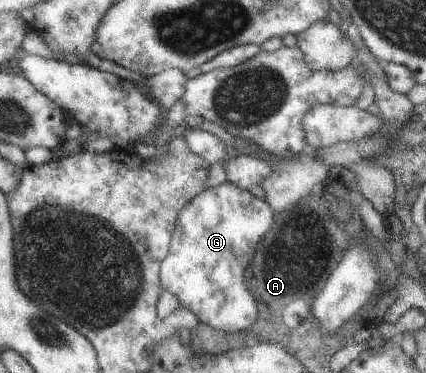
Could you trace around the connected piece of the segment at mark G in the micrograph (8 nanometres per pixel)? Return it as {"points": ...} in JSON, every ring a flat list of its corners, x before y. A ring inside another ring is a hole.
{"points":[[229,182,204,188,176,213,166,256,159,264,160,288,172,293,180,308,190,311,198,322,214,330,234,332,247,329,256,317,256,303,244,286,243,274,260,239,270,230,273,215,263,199,258,199,248,190,239,189]]}

